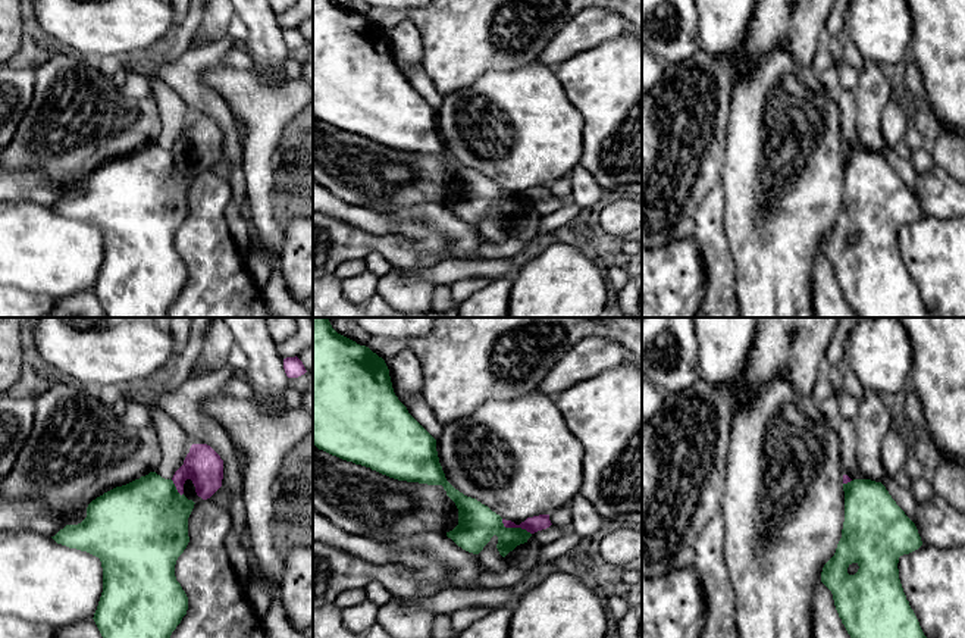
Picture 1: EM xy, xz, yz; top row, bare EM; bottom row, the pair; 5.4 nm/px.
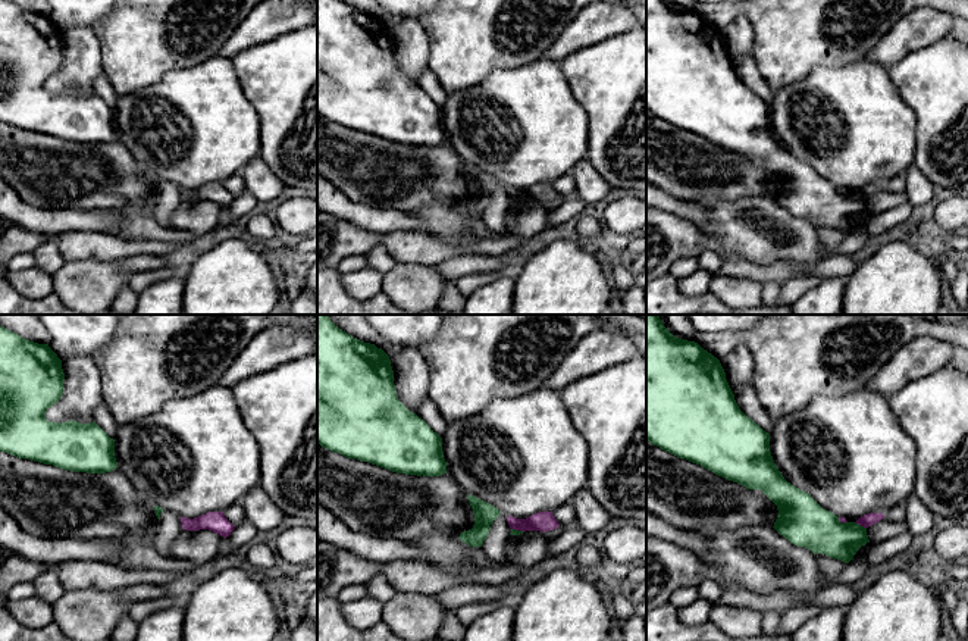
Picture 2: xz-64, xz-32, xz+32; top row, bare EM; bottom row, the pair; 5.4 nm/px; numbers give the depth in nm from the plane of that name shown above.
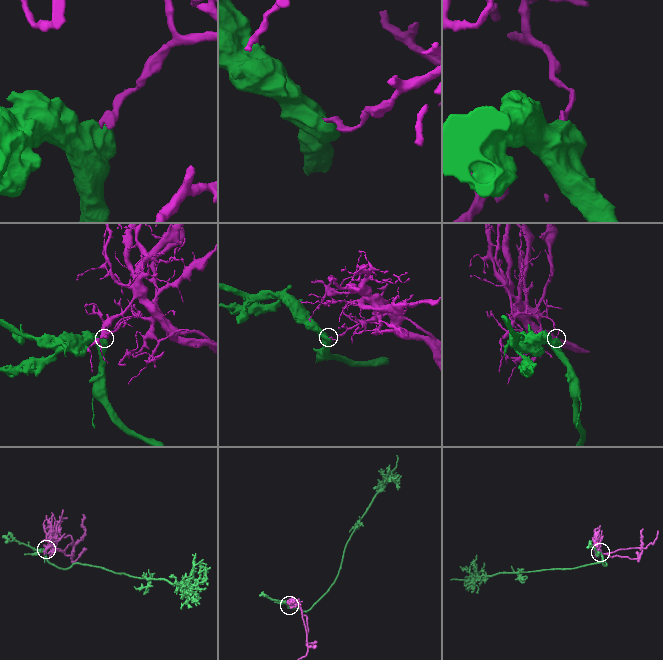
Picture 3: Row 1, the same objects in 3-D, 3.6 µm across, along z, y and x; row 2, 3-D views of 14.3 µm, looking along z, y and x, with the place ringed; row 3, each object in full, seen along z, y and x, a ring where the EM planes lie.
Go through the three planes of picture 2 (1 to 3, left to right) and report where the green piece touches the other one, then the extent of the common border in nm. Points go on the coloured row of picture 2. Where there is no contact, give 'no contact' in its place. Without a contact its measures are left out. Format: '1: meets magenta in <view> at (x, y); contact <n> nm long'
1: no contact
2: meets magenta in xz-32 at (517, 530); contact 70 nm long
3: meets magenta in xz+32 at (860, 524); contact 80 nm long

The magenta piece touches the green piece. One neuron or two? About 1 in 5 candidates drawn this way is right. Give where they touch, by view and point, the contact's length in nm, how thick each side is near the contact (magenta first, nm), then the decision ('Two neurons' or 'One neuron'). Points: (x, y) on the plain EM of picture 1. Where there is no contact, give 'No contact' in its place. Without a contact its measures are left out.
Touches magenta at xz (514, 197). Shared border 190 nm. Thickness 90 nm (magenta) against 220 nm. Two neurons

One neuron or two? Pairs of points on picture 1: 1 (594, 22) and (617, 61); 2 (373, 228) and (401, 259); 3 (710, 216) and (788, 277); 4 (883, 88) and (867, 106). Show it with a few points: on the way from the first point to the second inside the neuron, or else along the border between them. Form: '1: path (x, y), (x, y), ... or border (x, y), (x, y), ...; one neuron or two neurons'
1: border (622, 34), (573, 55); two neurons
2: border (347, 222), (370, 234), (389, 235); two neurons
3: border (723, 191), (723, 228), (727, 247), (735, 259); two neurons
4: path (879, 93), (870, 102); one neuron

